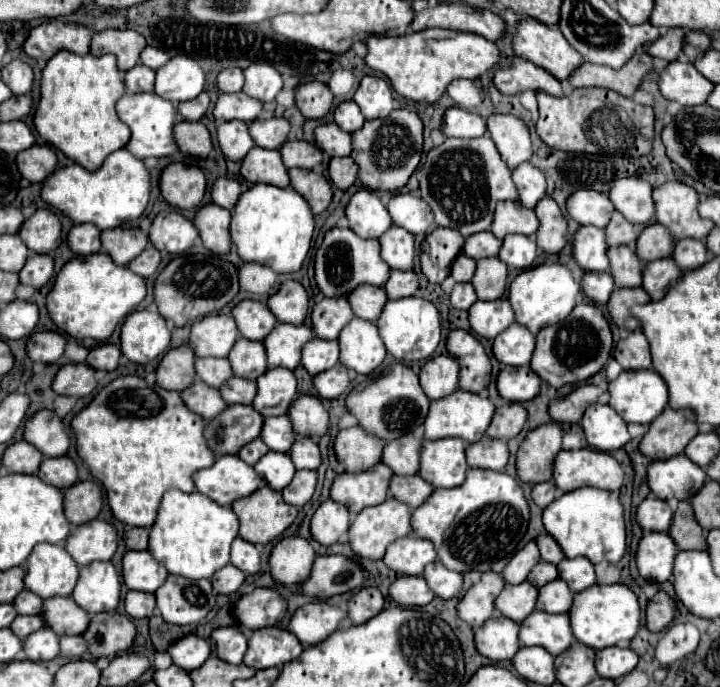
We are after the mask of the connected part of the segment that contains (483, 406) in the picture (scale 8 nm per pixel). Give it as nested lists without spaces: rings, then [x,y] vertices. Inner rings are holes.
[[[456,389],[448,397],[436,399],[430,403],[430,413],[424,421],[424,439],[444,439],[444,437],[458,437],[464,439],[466,443],[474,443],[484,437],[492,415],[494,415],[494,405],[488,397]]]

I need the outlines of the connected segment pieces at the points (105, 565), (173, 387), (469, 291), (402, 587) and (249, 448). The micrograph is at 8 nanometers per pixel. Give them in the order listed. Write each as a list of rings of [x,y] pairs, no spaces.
[[[94,561],[80,569],[72,599],[88,613],[116,611],[120,601],[120,577],[110,561]]]
[[[188,345],[170,349],[156,367],[156,383],[168,391],[182,391],[192,385],[194,373],[194,353]]]
[[[456,283],[452,293],[450,293],[450,303],[456,309],[470,309],[470,305],[478,301],[474,287],[470,283]]]
[[[398,577],[390,585],[390,597],[402,607],[422,607],[434,599],[424,577]]]
[[[258,437],[258,439],[250,441],[248,445],[244,445],[244,447],[240,449],[238,457],[240,457],[242,461],[246,461],[248,465],[256,465],[258,459],[260,459],[262,455],[266,455],[266,453],[268,453],[268,447],[266,447],[266,443],[262,443],[262,439]]]

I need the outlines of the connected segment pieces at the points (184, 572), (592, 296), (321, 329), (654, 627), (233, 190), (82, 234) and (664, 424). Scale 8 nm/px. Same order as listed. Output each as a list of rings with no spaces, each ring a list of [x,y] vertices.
[[[170,489],[162,495],[158,515],[150,527],[148,551],[168,573],[188,579],[210,579],[214,571],[230,563],[230,545],[238,535],[238,517],[230,507],[222,507],[202,493],[184,493]]]
[[[586,271],[580,281],[582,293],[596,305],[606,305],[610,293],[614,291],[614,279],[610,273],[598,273],[598,271]]]
[[[324,297],[312,309],[312,329],[320,339],[338,339],[352,317],[354,313],[346,297]]]
[[[658,591],[646,605],[646,627],[652,633],[658,633],[670,625],[674,617],[674,601],[668,597],[668,593]]]
[[[220,177],[214,185],[212,185],[212,201],[228,211],[234,209],[242,189],[240,189],[240,183],[236,179],[230,179],[230,177]]]
[[[90,223],[72,225],[68,233],[68,247],[76,255],[92,255],[92,253],[98,253],[102,247],[98,237],[100,237],[100,229]]]
[[[666,407],[658,419],[648,425],[648,431],[640,441],[640,453],[650,461],[664,461],[680,455],[696,433],[698,425],[692,411],[674,411]]]

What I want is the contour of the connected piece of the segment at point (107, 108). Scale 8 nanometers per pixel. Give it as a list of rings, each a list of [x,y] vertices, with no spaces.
[[[60,51],[56,53],[46,67],[42,69],[42,81],[40,81],[40,103],[36,107],[34,113],[34,127],[38,131],[38,135],[52,147],[56,147],[58,151],[62,151],[68,159],[76,161],[78,165],[82,165],[88,171],[96,171],[100,169],[100,165],[104,163],[104,159],[112,153],[122,149],[128,139],[130,139],[130,129],[120,121],[120,117],[116,115],[116,101],[126,93],[126,85],[122,79],[122,73],[118,73],[116,67],[116,57],[110,55],[102,55],[102,57],[94,57],[94,55],[76,55],[70,51]]]

